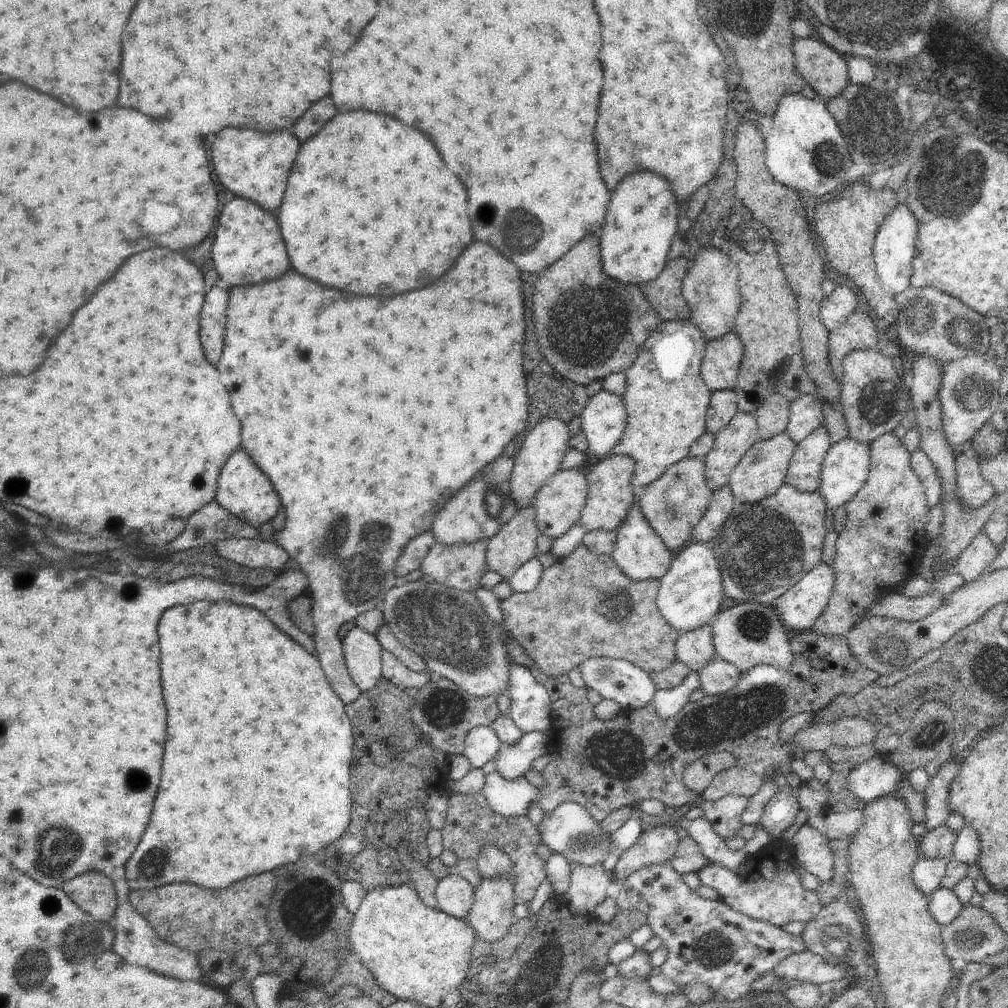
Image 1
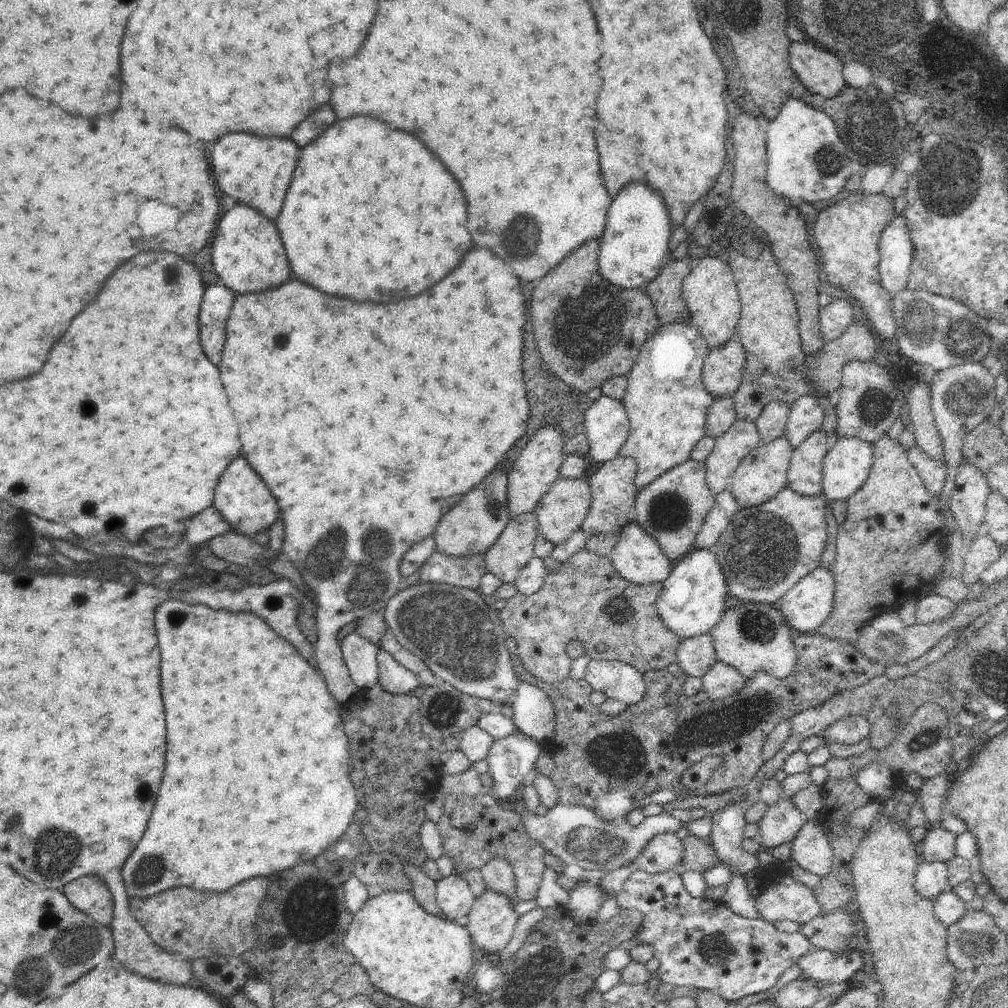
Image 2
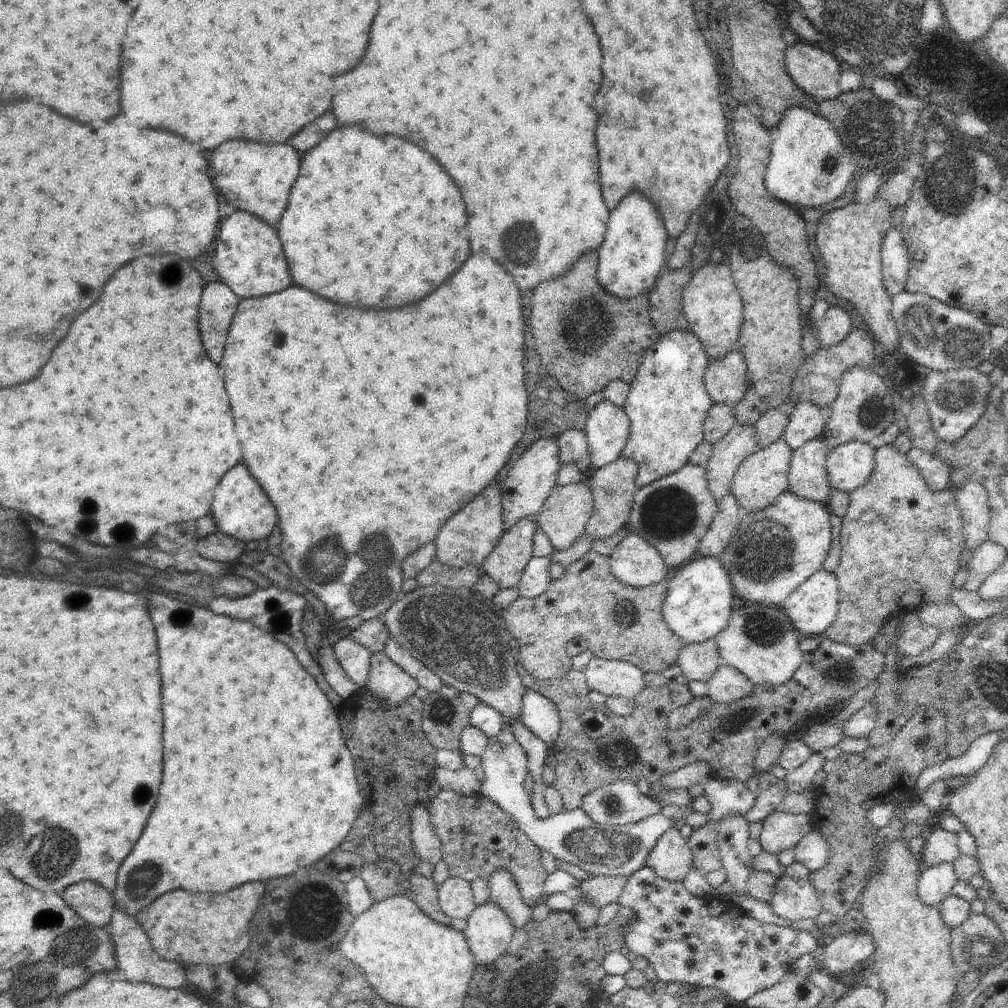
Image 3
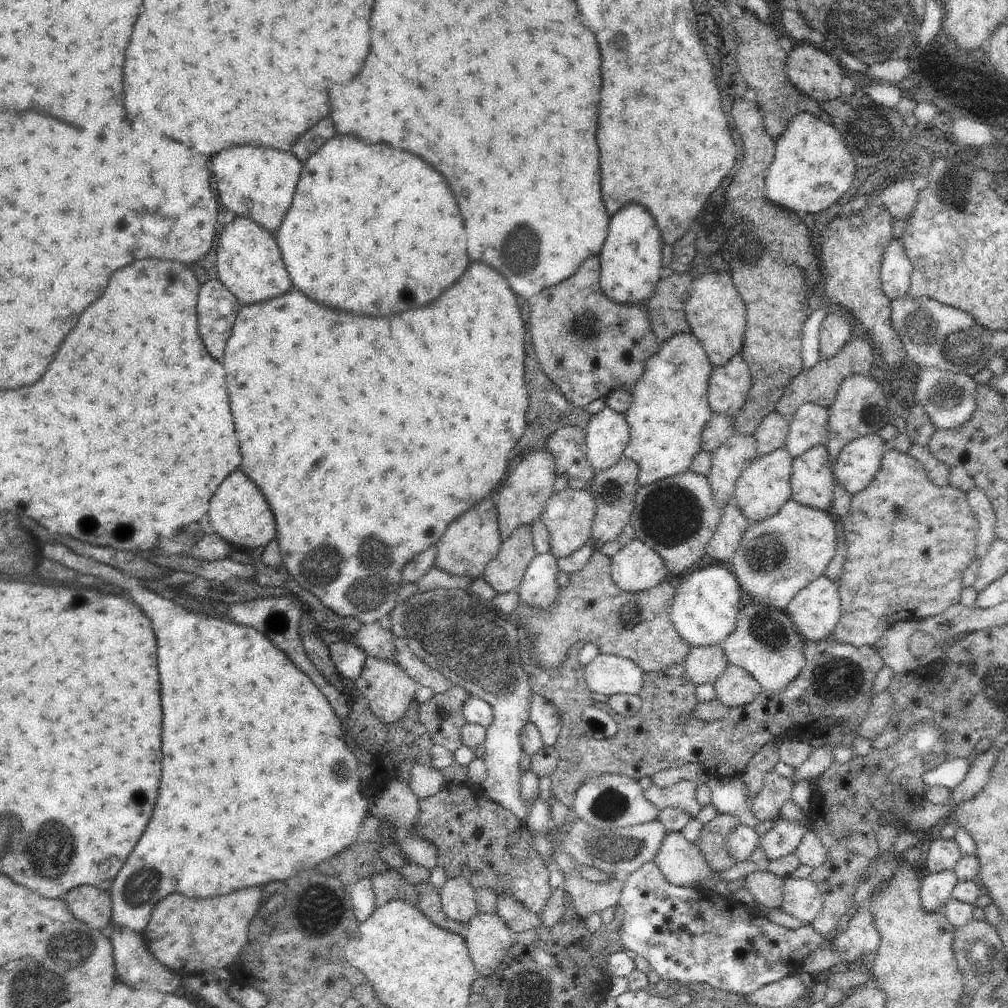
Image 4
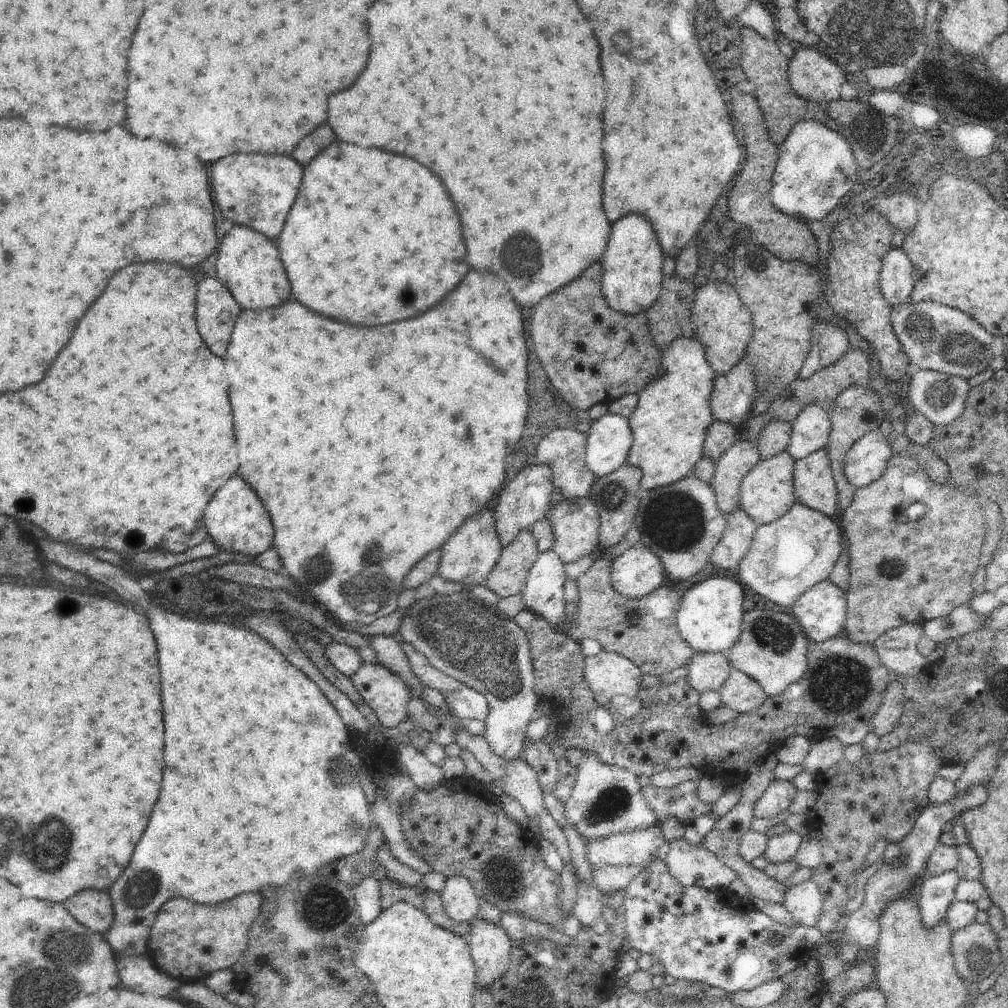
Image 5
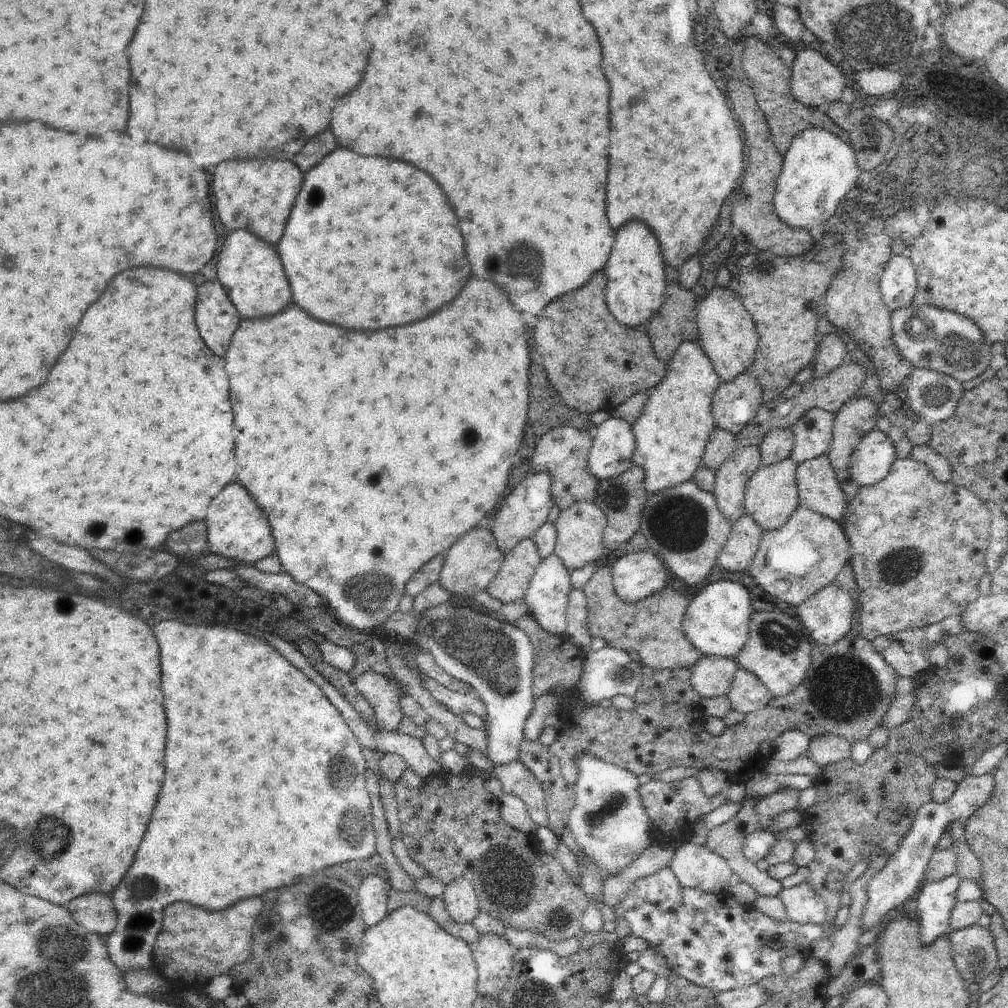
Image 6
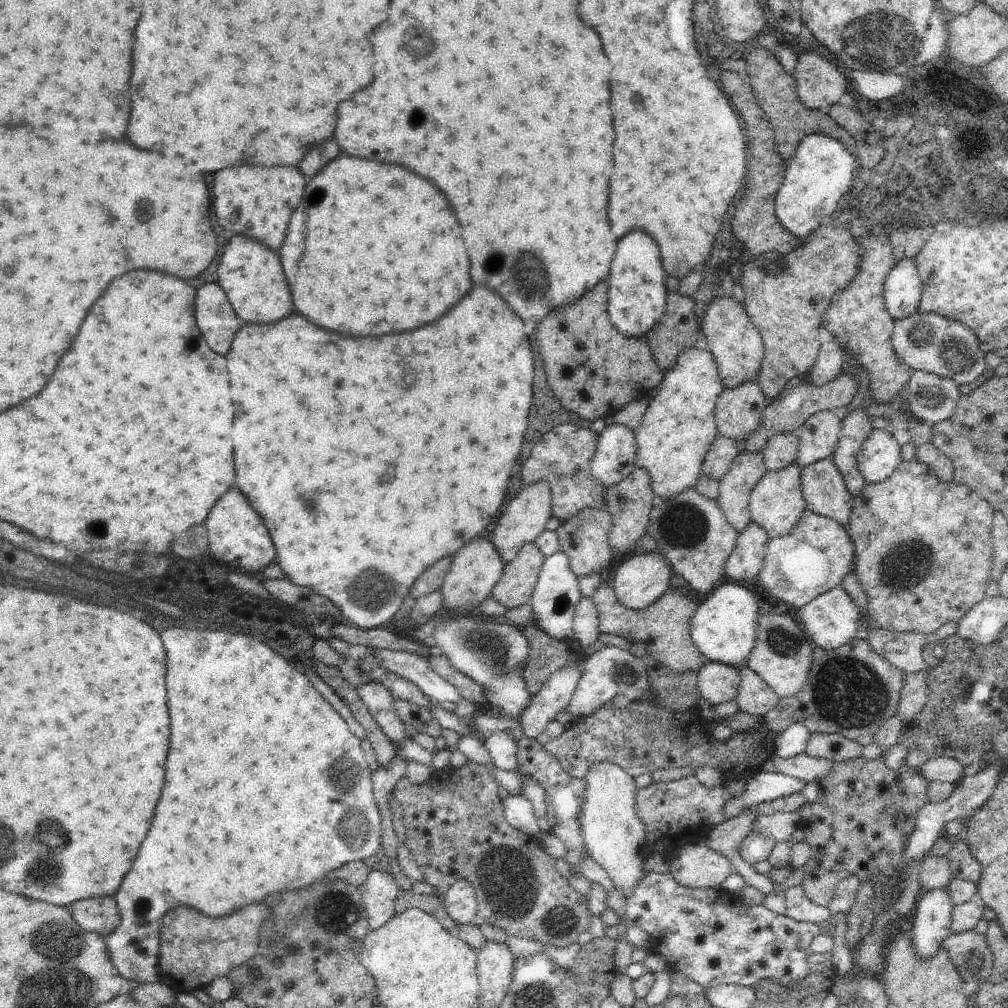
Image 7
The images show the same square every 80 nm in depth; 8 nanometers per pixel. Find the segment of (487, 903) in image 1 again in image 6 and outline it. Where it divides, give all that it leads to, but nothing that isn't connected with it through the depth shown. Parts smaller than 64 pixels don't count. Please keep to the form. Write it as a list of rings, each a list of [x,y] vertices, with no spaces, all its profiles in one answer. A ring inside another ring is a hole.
[[[482,934],[474,945],[477,964],[477,994],[496,1000],[507,987],[516,950],[504,936]]]

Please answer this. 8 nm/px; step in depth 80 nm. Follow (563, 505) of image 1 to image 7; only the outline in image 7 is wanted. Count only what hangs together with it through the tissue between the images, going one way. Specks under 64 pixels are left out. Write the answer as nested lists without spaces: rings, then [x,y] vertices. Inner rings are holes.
[[[605,509],[581,510],[580,513],[558,528],[559,548],[570,557],[571,569],[579,578],[592,573],[605,574],[609,572],[610,564],[612,564],[612,552],[614,551],[609,543],[612,529],[612,517]]]

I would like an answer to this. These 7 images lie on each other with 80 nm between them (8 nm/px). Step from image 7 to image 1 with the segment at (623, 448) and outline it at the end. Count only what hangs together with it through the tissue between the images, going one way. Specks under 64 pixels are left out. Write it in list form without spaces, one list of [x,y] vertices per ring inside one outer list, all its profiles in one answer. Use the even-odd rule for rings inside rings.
[[[602,389],[595,397],[592,397],[582,413],[582,433],[586,435],[589,447],[587,453],[594,454],[600,460],[612,456],[614,447],[622,438],[627,425],[627,410],[623,397],[609,393]]]

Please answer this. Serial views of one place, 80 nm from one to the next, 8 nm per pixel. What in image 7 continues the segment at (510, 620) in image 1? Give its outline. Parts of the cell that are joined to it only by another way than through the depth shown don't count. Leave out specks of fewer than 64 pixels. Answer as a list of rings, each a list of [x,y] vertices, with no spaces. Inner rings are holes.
[[[605,582],[601,583],[592,599],[599,612],[601,633],[616,634],[630,642],[642,640],[648,645],[648,656],[652,656],[655,661],[660,662],[660,665],[664,665],[666,670],[675,673],[698,673],[708,662],[694,644],[690,634],[690,619],[699,607],[698,600],[668,590],[653,605],[635,611],[618,602],[612,583]]]

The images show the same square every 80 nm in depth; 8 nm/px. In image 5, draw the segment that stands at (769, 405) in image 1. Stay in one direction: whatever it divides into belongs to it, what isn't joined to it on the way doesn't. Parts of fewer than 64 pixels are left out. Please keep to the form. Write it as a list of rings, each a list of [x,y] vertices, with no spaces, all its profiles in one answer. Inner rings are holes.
[[[782,420],[770,421],[757,440],[760,461],[768,460],[786,451],[791,441],[792,429],[793,423]]]

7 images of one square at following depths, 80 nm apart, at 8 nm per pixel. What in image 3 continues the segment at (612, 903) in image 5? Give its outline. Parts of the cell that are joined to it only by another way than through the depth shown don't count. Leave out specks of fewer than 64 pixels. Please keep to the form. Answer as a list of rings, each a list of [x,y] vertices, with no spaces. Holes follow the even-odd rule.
[[[599,875],[584,880],[576,887],[580,891],[580,900],[592,903],[599,910],[617,901],[629,876]]]

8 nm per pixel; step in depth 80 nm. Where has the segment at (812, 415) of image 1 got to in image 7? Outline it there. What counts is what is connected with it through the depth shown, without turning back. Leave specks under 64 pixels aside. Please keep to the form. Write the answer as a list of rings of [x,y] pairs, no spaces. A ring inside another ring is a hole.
[[[822,411],[810,417],[799,428],[797,463],[802,468],[832,458],[840,438],[841,422],[835,413]]]

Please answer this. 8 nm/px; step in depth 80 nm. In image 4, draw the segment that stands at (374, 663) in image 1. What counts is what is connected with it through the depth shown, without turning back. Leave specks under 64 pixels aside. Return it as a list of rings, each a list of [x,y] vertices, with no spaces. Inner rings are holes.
[[[341,639],[329,646],[329,652],[337,671],[345,680],[356,681],[363,671],[362,667],[367,657],[365,650],[354,643]]]

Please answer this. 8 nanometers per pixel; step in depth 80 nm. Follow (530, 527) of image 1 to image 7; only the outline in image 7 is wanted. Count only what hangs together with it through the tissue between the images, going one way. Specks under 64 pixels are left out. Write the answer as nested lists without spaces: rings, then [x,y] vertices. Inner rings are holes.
[[[535,543],[524,545],[518,556],[505,565],[491,597],[502,603],[507,610],[516,609],[528,603],[546,559]]]

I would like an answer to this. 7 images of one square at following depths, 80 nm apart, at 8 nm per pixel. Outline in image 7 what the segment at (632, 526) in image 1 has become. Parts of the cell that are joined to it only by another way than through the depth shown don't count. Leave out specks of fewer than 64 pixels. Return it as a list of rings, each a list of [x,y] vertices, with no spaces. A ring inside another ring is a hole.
[[[655,552],[633,556],[614,574],[616,598],[625,607],[644,610],[670,590],[672,573],[671,565]]]

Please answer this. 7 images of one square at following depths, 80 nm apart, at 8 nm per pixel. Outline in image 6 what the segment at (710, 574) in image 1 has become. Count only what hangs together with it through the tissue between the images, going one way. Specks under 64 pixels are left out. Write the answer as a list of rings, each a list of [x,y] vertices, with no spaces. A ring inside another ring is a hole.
[[[716,581],[706,585],[687,606],[682,628],[687,639],[703,655],[734,659],[748,642],[751,616],[755,613],[744,585]]]

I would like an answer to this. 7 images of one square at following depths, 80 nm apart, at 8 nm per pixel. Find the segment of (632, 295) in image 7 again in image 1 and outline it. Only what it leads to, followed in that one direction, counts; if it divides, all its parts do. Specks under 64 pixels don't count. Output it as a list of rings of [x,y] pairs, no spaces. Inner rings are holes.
[[[650,172],[628,174],[612,194],[606,224],[602,228],[603,271],[627,285],[643,285],[654,280],[665,267],[666,254],[678,231],[678,206],[670,184]]]

